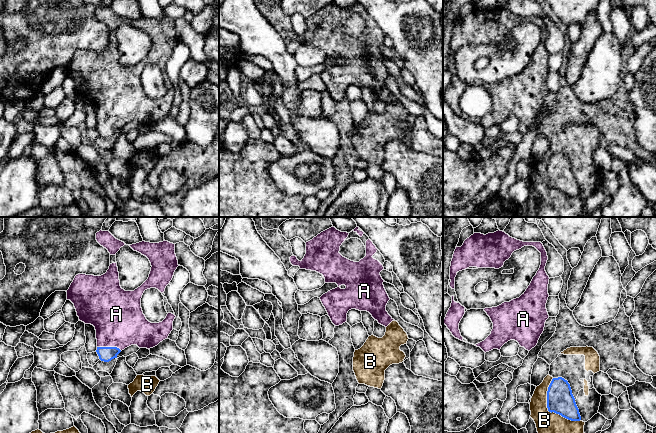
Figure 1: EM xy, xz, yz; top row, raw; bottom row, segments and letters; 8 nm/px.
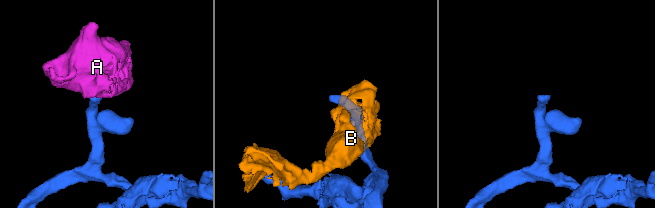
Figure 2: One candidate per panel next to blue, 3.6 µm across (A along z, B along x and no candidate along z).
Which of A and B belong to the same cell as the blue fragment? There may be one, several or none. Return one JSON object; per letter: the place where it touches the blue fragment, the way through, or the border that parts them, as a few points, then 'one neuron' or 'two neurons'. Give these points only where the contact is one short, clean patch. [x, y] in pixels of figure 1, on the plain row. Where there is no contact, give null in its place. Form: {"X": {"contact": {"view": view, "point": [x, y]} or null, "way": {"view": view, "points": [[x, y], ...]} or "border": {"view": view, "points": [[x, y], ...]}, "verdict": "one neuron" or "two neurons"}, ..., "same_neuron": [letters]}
{"A": {"contact": {"view": "xy", "point": [109, 123]}, "verdict": "one neuron"}, "B": {"contact": {"view": "yz", "point": [548, 186]}, "verdict": "two neurons"}, "same_neuron": ["A"]}

